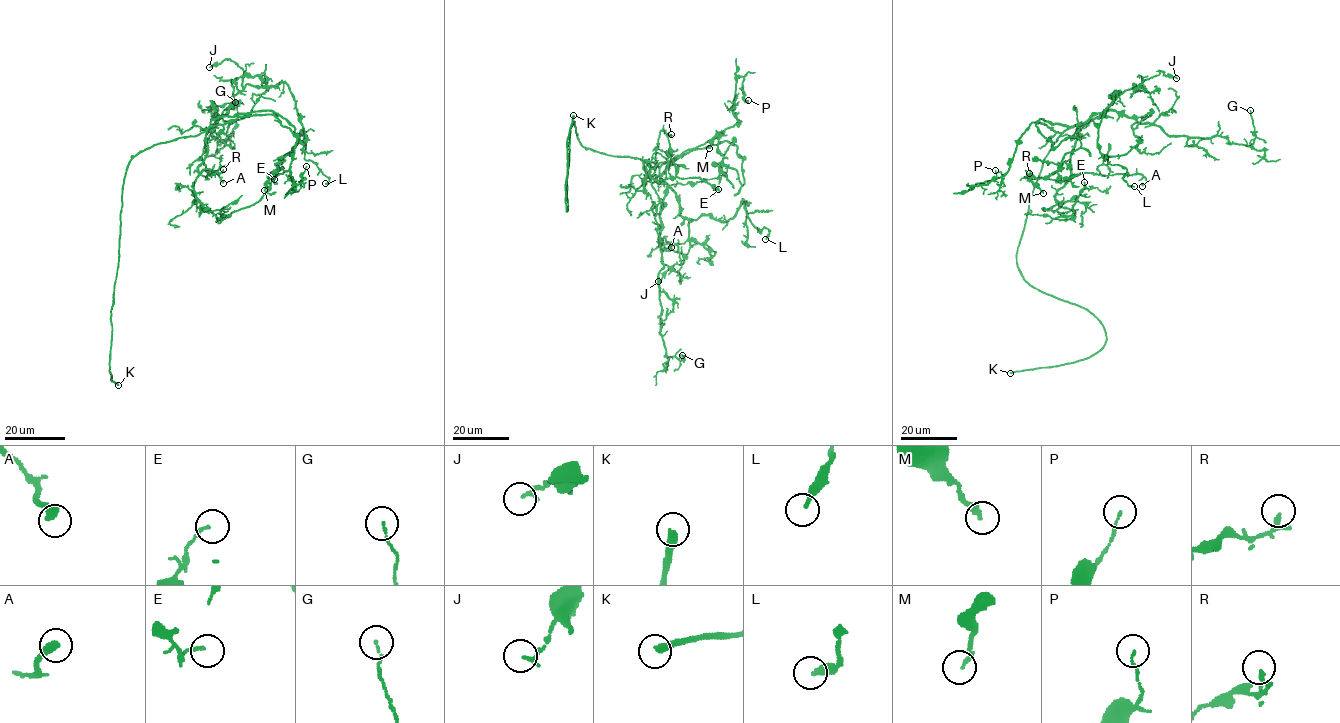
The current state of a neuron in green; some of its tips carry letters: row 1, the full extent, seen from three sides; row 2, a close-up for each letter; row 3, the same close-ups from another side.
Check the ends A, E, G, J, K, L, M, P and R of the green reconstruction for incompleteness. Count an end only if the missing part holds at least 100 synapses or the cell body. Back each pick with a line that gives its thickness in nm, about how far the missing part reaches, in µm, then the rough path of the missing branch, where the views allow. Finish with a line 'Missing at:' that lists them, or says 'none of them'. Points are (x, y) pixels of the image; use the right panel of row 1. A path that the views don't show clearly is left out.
K: Thickness 300 nm. Missing length about 20 µm
Missing at: K

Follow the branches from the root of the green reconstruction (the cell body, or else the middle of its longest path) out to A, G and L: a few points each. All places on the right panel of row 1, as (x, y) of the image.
A: (1042, 162), (1056, 139), (1075, 126), (1077, 139), (1070, 157), (1074, 176), (1141, 174), (1145, 178), (1142, 186)
G: (1042, 162), (1065, 131), (1109, 110), (1158, 125), (1169, 135), (1221, 136), (1251, 148), (1250, 110)
L: (1042, 162), (1065, 131), (1101, 113), (1117, 92), (1099, 124), (1098, 148), (1127, 169), (1122, 179), (1134, 186)

